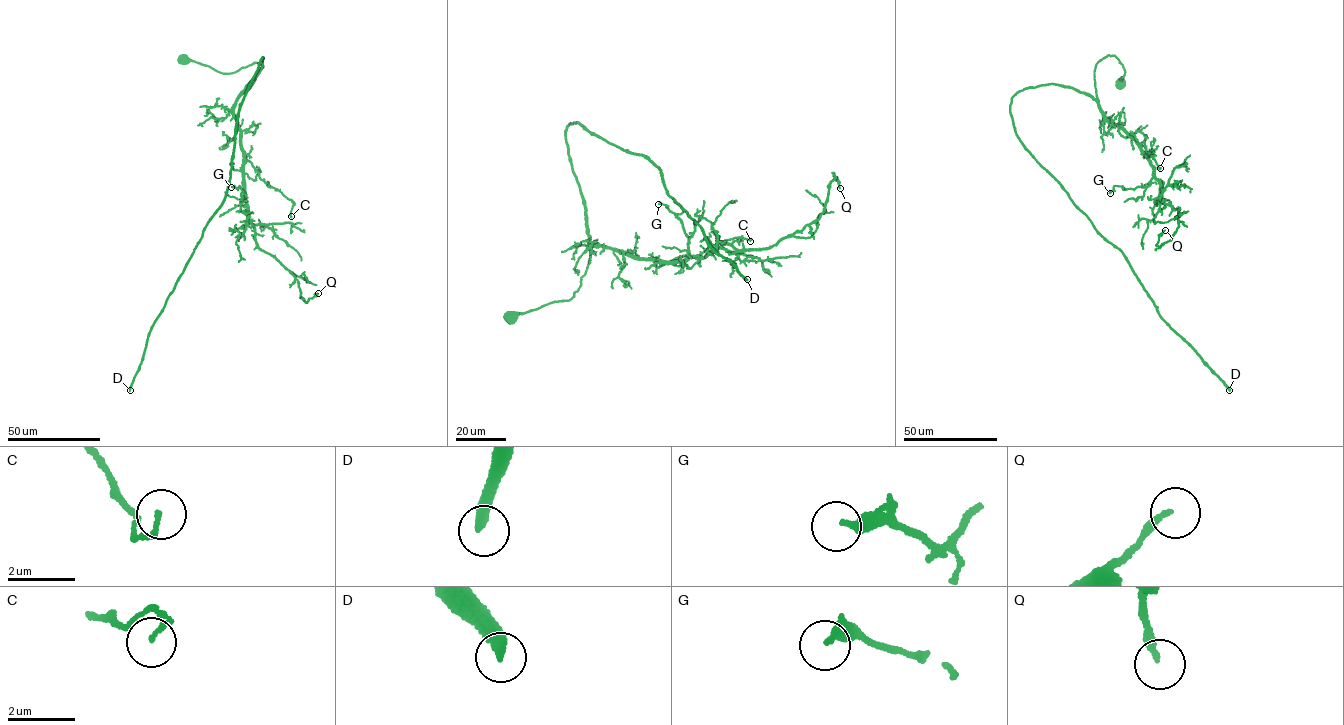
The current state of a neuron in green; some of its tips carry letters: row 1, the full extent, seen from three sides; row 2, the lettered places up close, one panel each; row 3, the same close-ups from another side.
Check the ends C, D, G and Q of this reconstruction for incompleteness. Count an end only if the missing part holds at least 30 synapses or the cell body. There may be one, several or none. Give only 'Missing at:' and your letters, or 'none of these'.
Missing at: D

